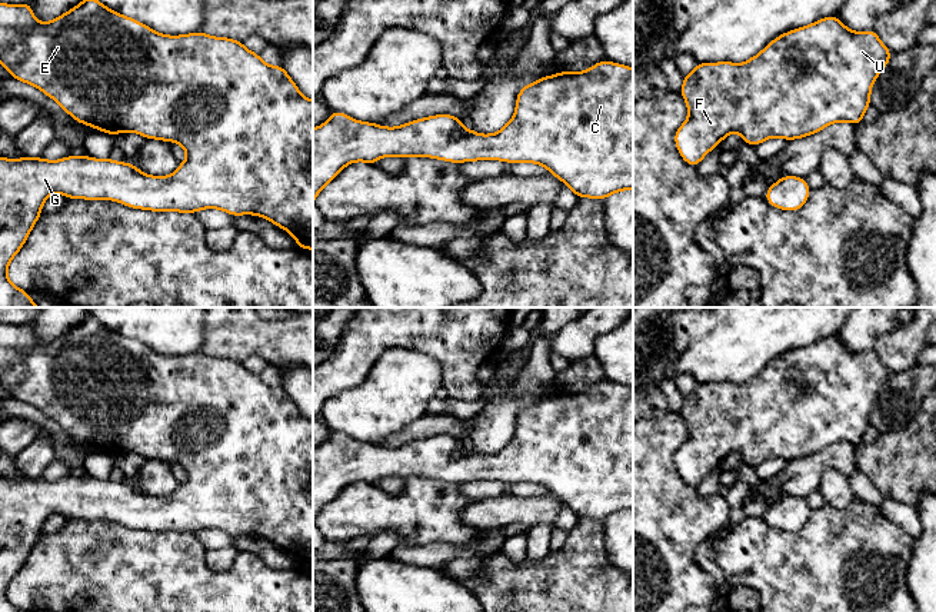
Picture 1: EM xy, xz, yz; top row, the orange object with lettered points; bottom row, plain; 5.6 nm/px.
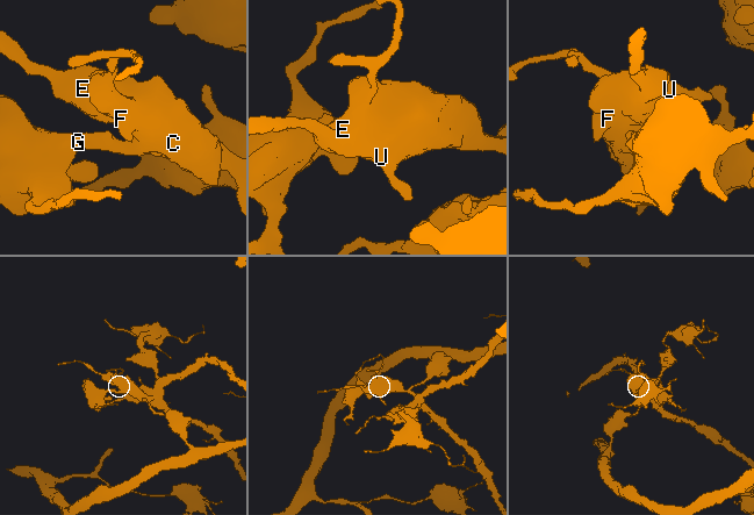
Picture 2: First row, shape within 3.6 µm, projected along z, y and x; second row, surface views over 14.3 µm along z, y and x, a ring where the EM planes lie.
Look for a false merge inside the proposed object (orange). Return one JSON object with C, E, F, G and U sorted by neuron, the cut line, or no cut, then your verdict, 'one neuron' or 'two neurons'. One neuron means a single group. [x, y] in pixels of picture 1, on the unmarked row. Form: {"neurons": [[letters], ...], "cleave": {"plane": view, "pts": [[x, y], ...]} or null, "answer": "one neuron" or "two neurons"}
{"neurons": [["C", "E", "F", "G", "U"]], "cleave": null, "answer": "one neuron"}

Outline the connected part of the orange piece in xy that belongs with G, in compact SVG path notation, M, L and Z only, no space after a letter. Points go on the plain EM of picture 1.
M91 316L86 317L74 329L47 343L36 340L31 333L31 323L0 323L0 385L10 392L10 398L29 403L56 420L61 429L79 443L106 452L111 456L121 452L134 452L144 459L176 462L187 473L186 482L180 483L171 496L149 496L140 492L134 485L114 482L110 478L99 480L90 476L67 476L54 482L46 480L44 478L0 478L0 612L26 612L16 608L9 601L7 588L23 568L34 543L39 541L44 520L54 513L64 515L67 519L116 520L133 529L153 532L196 533L201 529L220 529L231 536L256 535L289 552L299 568L313 571L313 420L306 419L299 412L296 403L282 386L266 385L257 373L246 369L240 360L211 357L203 352L181 356L160 355L134 339L107 329Z

